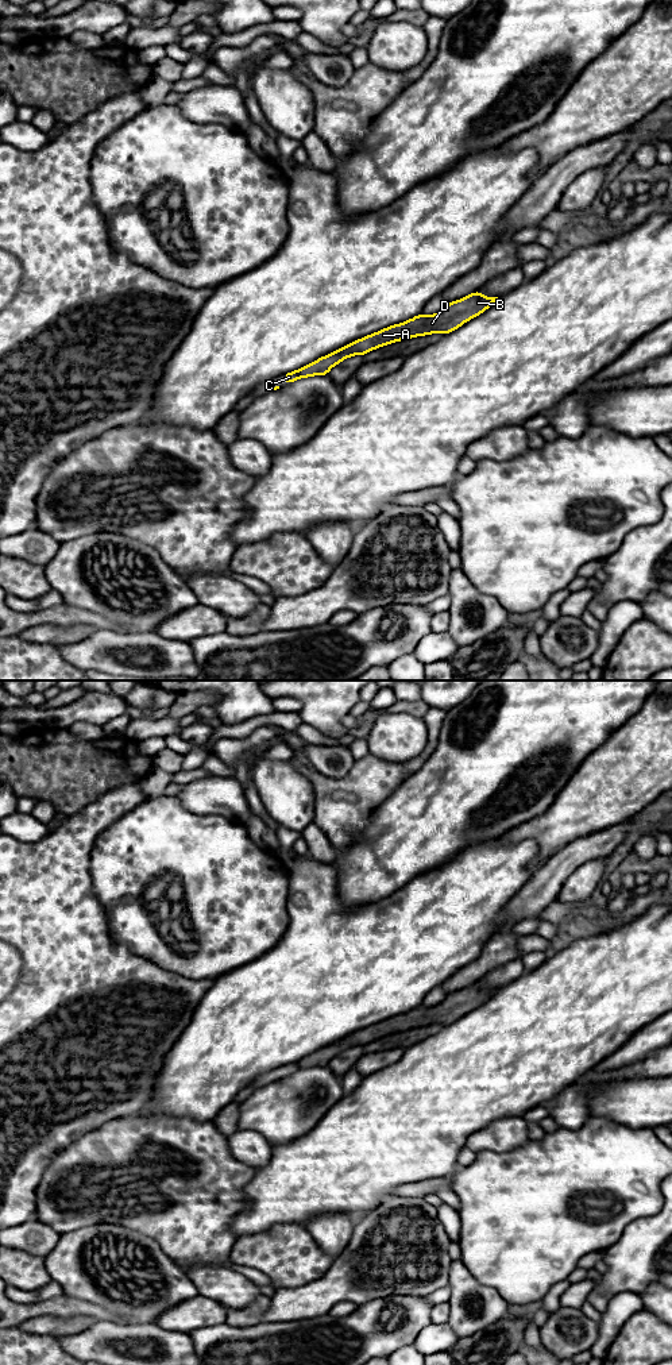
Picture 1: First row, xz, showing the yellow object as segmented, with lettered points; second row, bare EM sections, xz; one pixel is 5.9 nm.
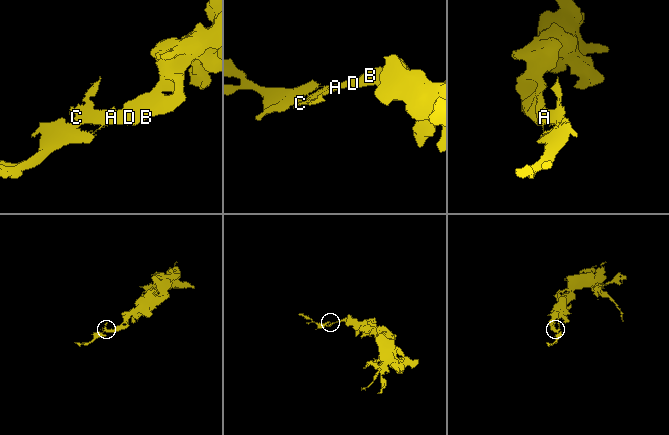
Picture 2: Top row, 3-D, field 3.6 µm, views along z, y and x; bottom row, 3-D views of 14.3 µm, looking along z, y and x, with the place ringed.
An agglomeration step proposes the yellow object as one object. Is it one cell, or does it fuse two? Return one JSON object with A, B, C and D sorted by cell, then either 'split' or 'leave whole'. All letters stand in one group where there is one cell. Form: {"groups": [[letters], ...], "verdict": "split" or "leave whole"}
{"groups": [["A", "B", "C", "D"]], "verdict": "leave whole"}

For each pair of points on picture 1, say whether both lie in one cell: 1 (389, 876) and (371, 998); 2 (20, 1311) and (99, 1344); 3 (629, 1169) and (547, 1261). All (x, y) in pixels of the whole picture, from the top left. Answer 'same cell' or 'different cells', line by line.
1: different cells
2: different cells
3: same cell

